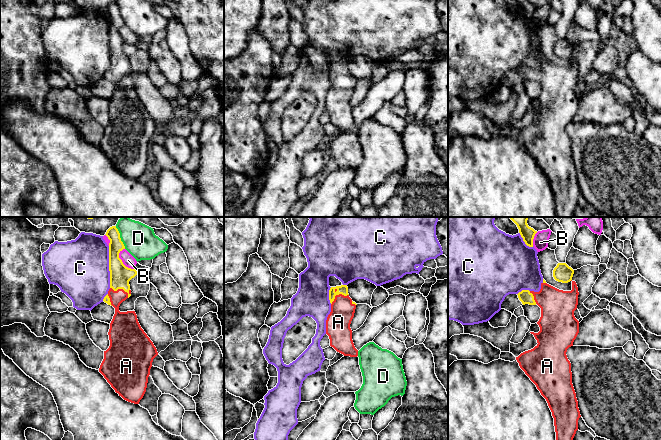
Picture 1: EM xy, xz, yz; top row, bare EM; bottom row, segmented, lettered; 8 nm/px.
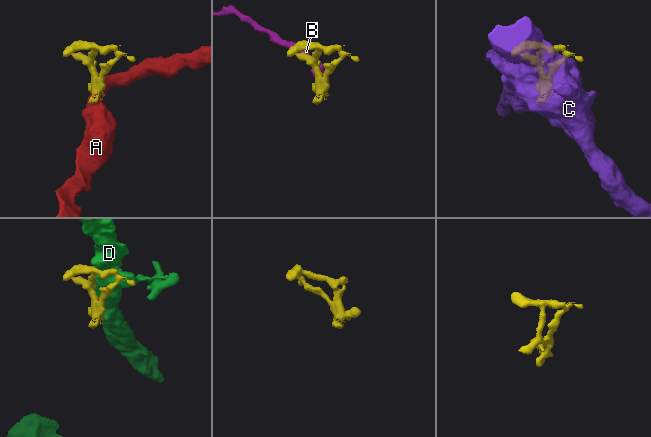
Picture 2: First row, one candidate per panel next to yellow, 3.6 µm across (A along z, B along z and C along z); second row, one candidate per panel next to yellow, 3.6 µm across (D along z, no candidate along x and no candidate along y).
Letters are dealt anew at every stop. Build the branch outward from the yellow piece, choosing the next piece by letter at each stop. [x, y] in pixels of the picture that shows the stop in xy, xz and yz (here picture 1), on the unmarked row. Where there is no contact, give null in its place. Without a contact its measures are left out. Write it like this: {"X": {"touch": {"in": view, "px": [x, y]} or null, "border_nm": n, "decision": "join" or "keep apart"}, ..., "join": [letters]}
{"A": {"touch": {"in": "xy", "px": [120, 64]}, "border_nm": 180, "decision": "keep apart"}, "B": {"touch": {"in": "xy", "px": [121, 37]}, "border_nm": 190, "decision": "keep apart"}, "C": {"touch": {"in": "xy", "px": [109, 43]}, "border_nm": 340, "decision": "keep apart"}, "D": {"touch": {"in": "xy", "px": [119, 13]}, "border_nm": 200, "decision": "keep apart"}, "join": []}

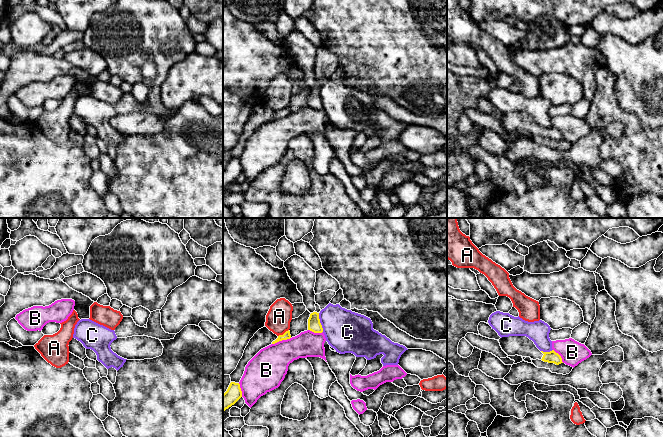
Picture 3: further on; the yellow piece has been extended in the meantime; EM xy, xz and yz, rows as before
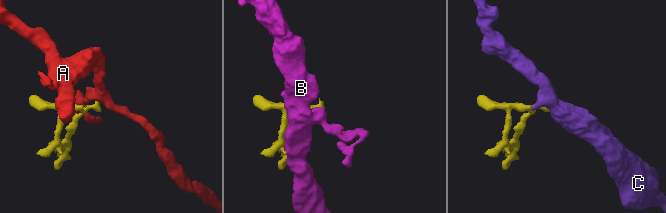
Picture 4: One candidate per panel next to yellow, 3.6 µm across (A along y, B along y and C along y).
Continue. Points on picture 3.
{"A": {"touch": {"in": "xz", "px": [284, 109]}, "border_nm": 110, "decision": "keep apart"}, "B": {"touch": {"in": "xz", "px": [281, 116]}, "border_nm": 160, "decision": "keep apart"}, "C": {"touch": {"in": "xz", "px": [319, 98]}, "border_nm": 160, "decision": "keep apart"}, "join": []}

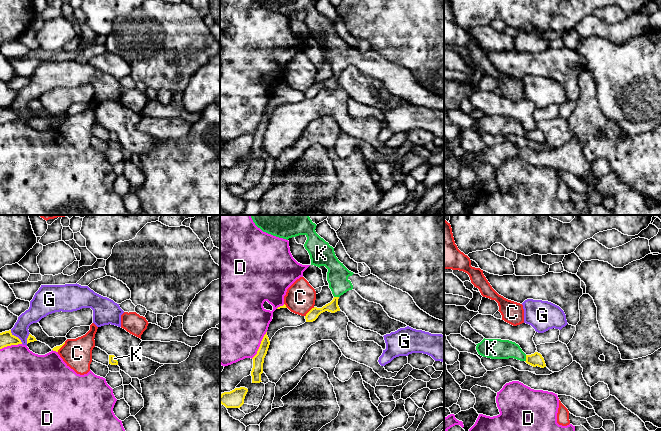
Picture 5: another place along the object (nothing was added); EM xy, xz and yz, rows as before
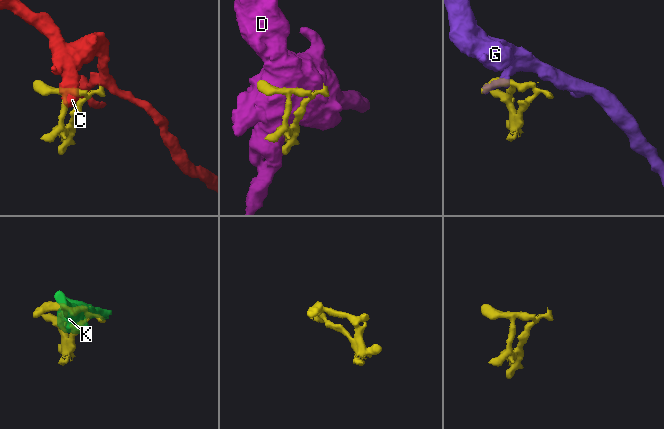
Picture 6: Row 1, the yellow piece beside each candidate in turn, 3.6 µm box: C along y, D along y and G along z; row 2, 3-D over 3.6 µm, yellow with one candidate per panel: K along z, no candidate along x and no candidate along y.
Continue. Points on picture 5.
{"C": {"touch": {"in": "xz", "px": [309, 87]}, "border_nm": 110, "decision": "keep apart"}, "D": {"touch": {"in": "xz", "px": [260, 121]}, "border_nm": 260, "decision": "keep apart"}, "G": {"touch": {"in": "xy", "px": [15, 112]}, "border_nm": 150, "decision": "keep apart"}, "K": {"touch": {"in": "yz", "px": [526, 134]}, "border_nm": 60, "decision": "join"}, "join": ["K"]}

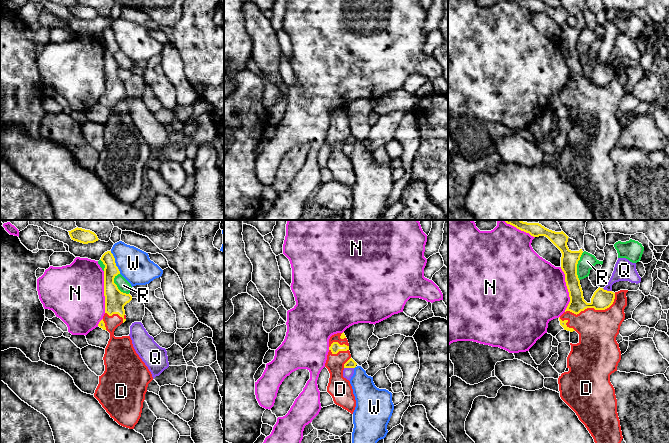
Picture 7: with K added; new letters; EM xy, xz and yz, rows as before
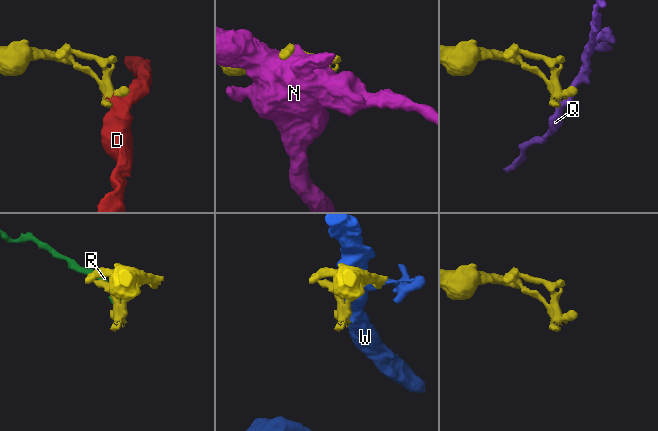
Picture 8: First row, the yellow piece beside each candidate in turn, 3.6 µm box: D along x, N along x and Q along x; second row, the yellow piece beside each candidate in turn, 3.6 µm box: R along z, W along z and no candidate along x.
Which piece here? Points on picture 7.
{"D": {"touch": {"in": "yz", "px": [593, 83]}, "border_nm": 440, "decision": "keep apart"}, "N": {"touch": {"in": "yz", "px": [567, 64]}, "border_nm": 360, "decision": "keep apart"}, "Q": {"touch": {"in": "xz", "px": [349, 143]}, "border_nm": 80, "decision": "keep apart"}, "R": {"touch": {"in": "yz", "px": [576, 42]}, "border_nm": 240, "decision": "keep apart"}, "W": {"touch": {"in": "xy", "px": [114, 38]}, "border_nm": 200, "decision": "keep apart"}, "join": []}

